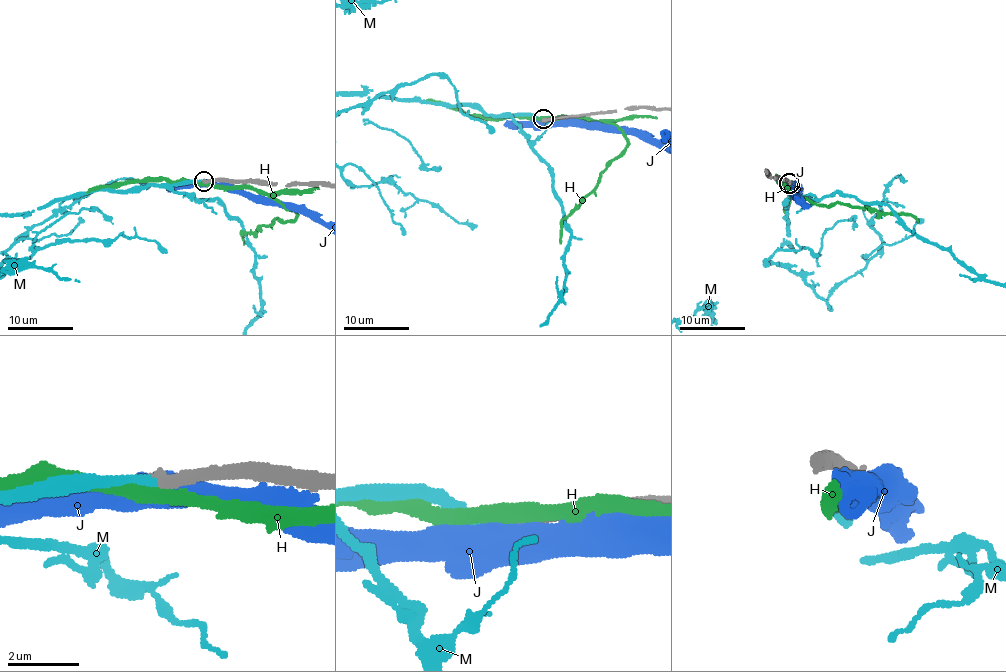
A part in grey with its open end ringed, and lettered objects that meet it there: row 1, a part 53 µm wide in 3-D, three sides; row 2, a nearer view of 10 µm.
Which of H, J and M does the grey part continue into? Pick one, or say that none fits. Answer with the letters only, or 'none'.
M

